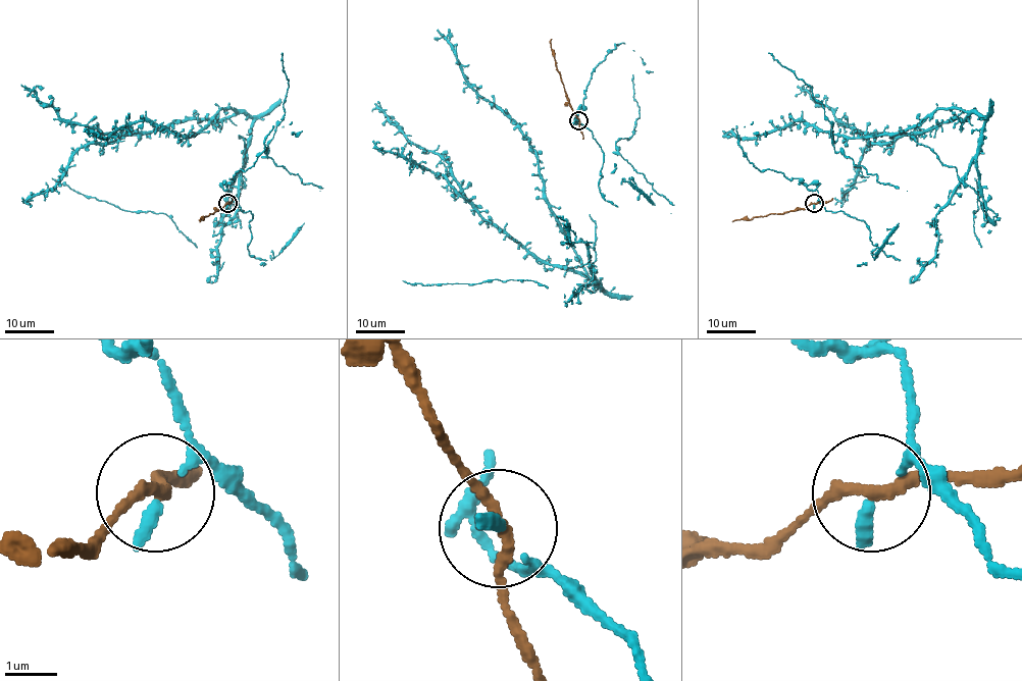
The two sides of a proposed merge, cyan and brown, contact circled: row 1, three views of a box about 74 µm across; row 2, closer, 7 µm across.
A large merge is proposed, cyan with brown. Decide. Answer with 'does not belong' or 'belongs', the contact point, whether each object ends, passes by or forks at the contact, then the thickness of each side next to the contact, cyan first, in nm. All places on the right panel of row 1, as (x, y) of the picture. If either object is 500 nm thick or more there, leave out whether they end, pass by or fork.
does not belong; place (814, 203); cyan ends; brown passes by; calibres 240 and 200 nm

